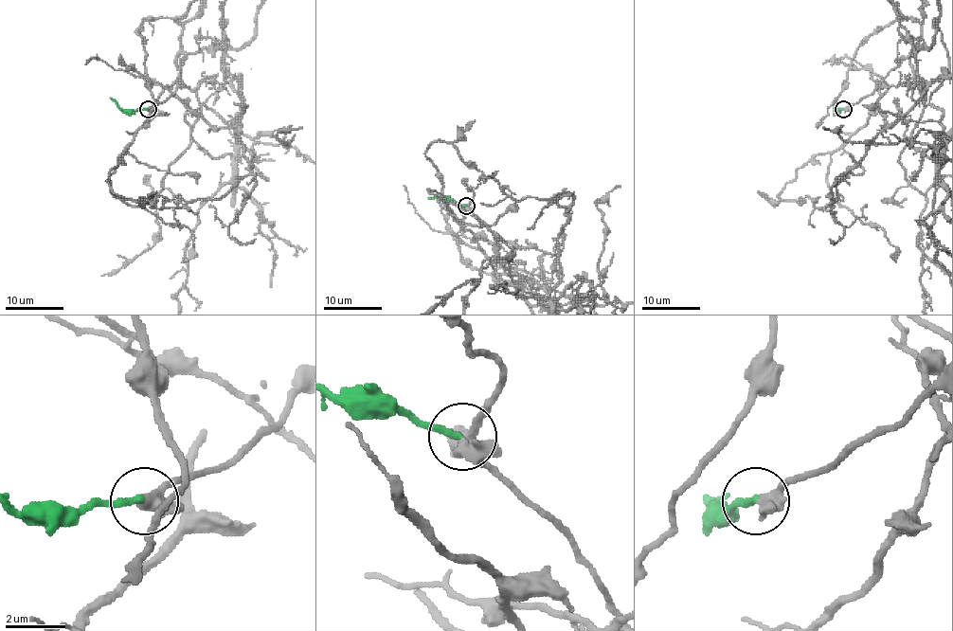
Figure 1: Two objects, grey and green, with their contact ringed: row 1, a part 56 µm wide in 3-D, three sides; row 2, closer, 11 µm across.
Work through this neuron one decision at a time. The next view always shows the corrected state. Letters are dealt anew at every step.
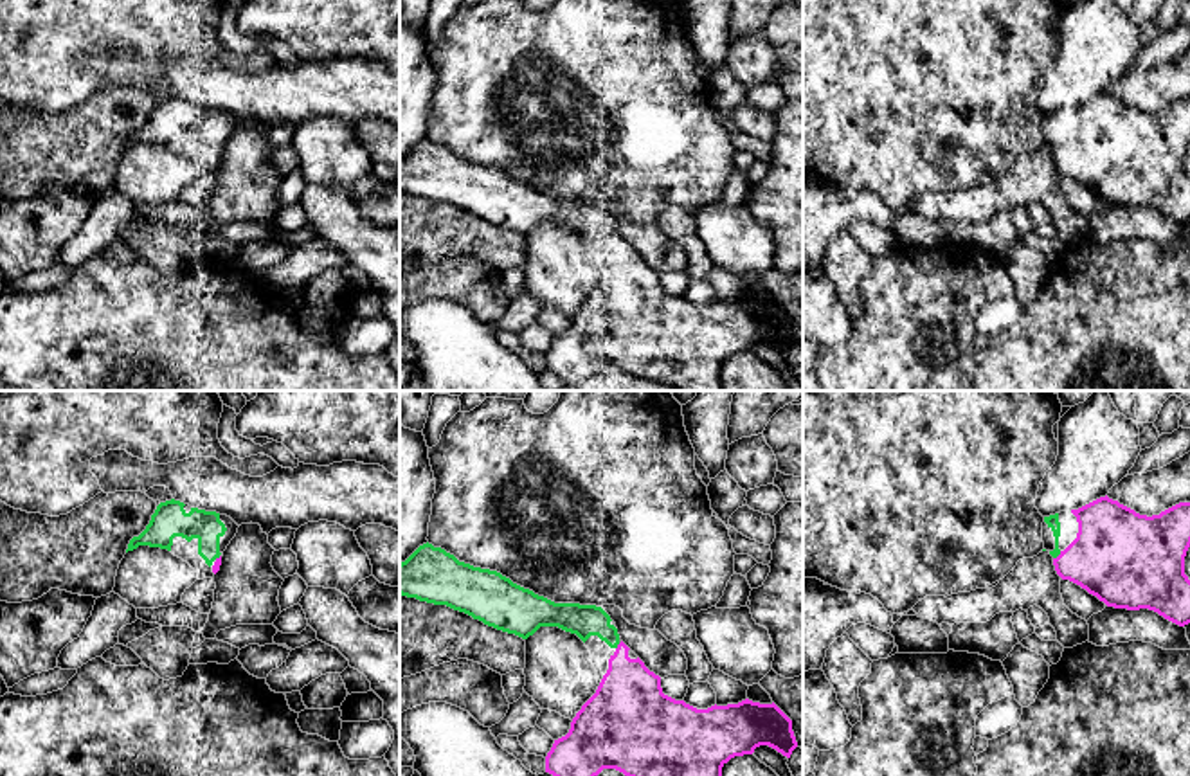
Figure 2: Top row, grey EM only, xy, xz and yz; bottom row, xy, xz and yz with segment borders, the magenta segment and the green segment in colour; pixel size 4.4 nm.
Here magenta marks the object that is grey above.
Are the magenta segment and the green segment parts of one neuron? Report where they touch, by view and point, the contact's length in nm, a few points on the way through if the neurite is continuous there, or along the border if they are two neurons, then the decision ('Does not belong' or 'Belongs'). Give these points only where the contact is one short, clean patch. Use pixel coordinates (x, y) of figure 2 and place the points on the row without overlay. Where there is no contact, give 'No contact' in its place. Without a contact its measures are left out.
Touches magenta at yz (1059, 152). Shared border 50 nm. Belongs

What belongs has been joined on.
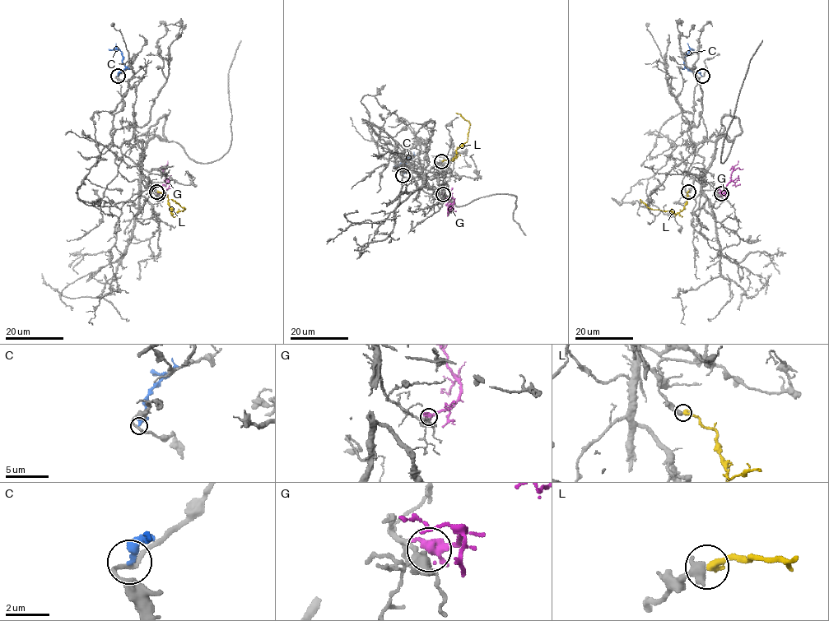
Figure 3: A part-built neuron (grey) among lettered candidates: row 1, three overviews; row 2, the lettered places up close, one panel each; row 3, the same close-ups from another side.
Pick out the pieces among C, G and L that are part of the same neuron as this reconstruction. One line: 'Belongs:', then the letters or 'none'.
Belongs: L

